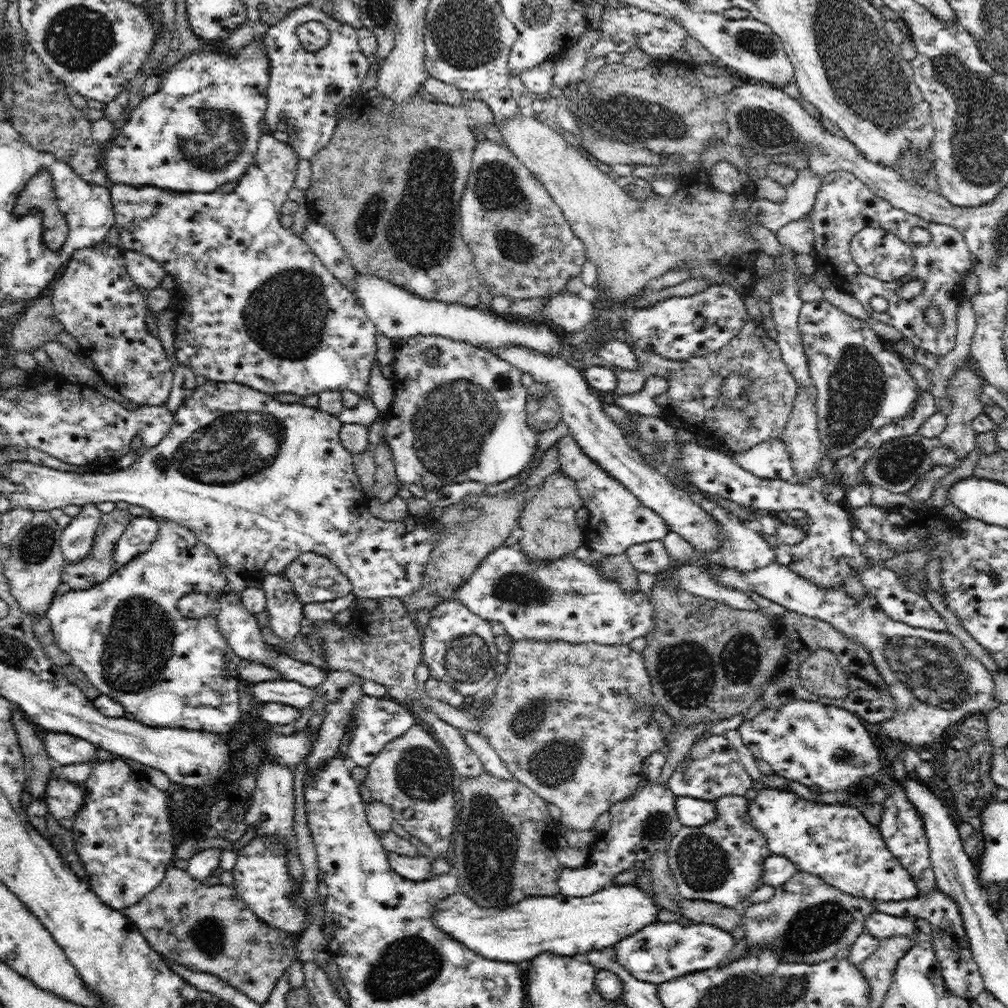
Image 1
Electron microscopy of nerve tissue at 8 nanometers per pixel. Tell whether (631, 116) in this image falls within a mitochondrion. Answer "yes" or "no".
yes

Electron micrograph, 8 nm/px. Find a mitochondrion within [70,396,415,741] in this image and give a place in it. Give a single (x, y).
(230, 447)

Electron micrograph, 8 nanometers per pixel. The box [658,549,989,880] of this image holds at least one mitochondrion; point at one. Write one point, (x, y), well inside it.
(933, 674)

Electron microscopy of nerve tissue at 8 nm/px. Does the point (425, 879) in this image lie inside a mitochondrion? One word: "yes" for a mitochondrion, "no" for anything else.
no

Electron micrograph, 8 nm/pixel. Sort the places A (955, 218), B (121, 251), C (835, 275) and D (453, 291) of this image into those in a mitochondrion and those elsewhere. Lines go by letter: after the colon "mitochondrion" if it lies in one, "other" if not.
A: other
B: other
C: other
D: other

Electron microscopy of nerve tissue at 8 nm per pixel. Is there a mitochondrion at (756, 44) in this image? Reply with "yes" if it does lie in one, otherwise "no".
yes

